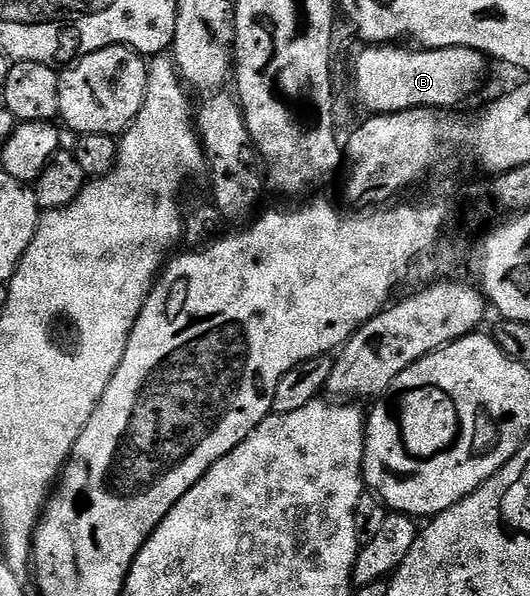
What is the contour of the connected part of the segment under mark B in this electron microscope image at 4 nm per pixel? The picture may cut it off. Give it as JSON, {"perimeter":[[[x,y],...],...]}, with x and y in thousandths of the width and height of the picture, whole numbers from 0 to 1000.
{"perimeter":[[[691,77],[668,101],[668,168],[691,191],[760,188],[772,181],[857,185],[909,141],[921,96],[889,81],[808,81],[770,87],[762,77]]]}

